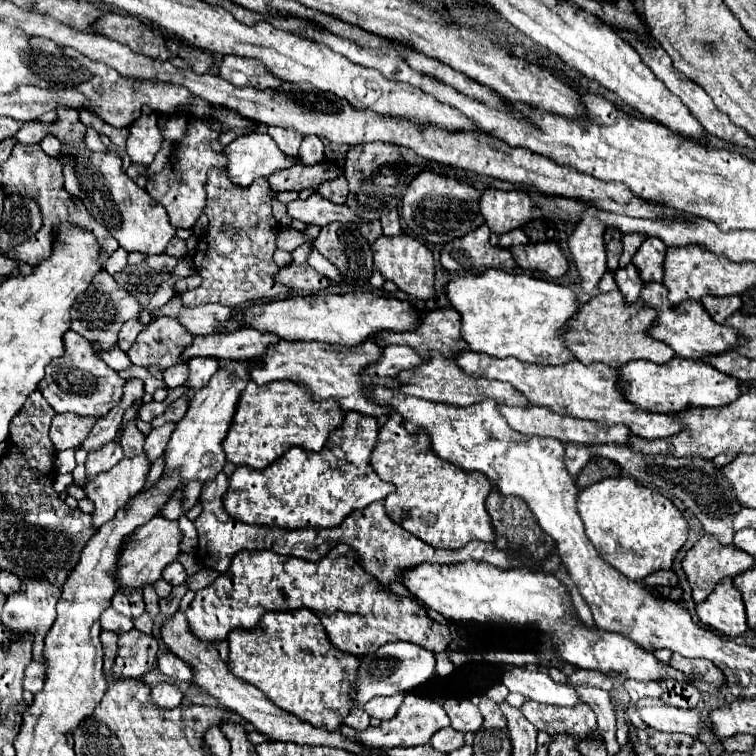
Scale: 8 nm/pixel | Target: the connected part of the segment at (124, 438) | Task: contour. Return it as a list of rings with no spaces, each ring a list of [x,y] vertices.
[[[128,420],[124,424],[120,442],[122,442],[126,458],[132,458],[132,456],[138,456],[138,454],[144,452],[144,434],[138,430],[138,426],[136,426],[134,420]]]

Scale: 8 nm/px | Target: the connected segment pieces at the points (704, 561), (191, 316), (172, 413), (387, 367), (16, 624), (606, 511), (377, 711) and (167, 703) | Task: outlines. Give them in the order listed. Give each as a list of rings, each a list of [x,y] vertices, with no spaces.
[[[702,536],[684,556],[682,560],[684,572],[688,576],[688,582],[692,586],[692,598],[696,604],[700,604],[702,600],[706,600],[714,586],[724,578],[724,576],[736,576],[740,572],[746,572],[750,568],[754,568],[754,558],[742,550],[738,550],[736,546],[722,546],[718,542],[718,538],[714,536]]]
[[[172,298],[166,306],[162,306],[158,312],[154,312],[158,316],[172,316],[172,318],[178,318],[194,336],[200,336],[200,334],[212,334],[212,332],[222,332],[226,330],[226,326],[230,326],[230,318],[234,314],[234,308],[228,308],[228,306],[222,306],[222,304],[204,304],[204,306],[196,306],[196,308],[184,308],[180,304],[180,298]]]
[[[182,394],[178,400],[174,400],[174,402],[168,406],[168,410],[166,410],[162,416],[154,418],[154,420],[150,422],[150,426],[156,428],[156,426],[162,426],[164,422],[172,422],[172,420],[174,420],[174,422],[180,422],[180,420],[184,418],[186,410],[188,410],[188,398],[186,398],[186,394]]]
[[[386,346],[384,356],[376,364],[372,364],[366,374],[398,376],[402,370],[412,370],[422,362],[424,358],[416,350],[410,350],[410,346]]]
[[[26,578],[26,582],[20,584],[20,588],[8,596],[2,612],[2,622],[8,626],[8,630],[14,636],[20,634],[34,634],[34,660],[42,662],[42,650],[44,650],[44,636],[52,628],[56,620],[56,602],[60,598],[58,586],[50,586],[50,582],[38,582],[38,578]]]
[[[604,478],[582,490],[578,512],[598,554],[630,580],[640,580],[654,570],[670,570],[690,530],[668,498],[636,484],[632,478]]]
[[[404,694],[380,696],[380,698],[374,698],[374,700],[366,702],[364,712],[366,712],[370,718],[378,718],[378,720],[390,720],[390,718],[394,718],[394,714],[398,712],[398,708],[400,708],[402,700],[404,700]]]
[[[160,682],[152,688],[152,700],[162,708],[176,708],[182,702],[182,690],[172,682]]]

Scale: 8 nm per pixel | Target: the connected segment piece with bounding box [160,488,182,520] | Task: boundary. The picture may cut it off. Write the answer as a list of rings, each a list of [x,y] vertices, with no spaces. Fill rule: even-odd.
[[[182,488],[172,496],[172,500],[160,510],[160,514],[164,514],[168,520],[178,520],[180,512],[182,512]]]

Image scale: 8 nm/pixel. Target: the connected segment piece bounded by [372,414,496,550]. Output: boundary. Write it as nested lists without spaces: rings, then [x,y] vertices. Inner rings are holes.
[[[390,414],[380,430],[378,446],[372,452],[372,468],[384,482],[396,486],[394,496],[386,496],[388,516],[416,538],[434,548],[462,548],[470,540],[492,542],[496,538],[484,500],[492,488],[482,472],[468,472],[452,462],[438,458],[431,450],[425,430],[410,434],[402,428],[402,418]]]

